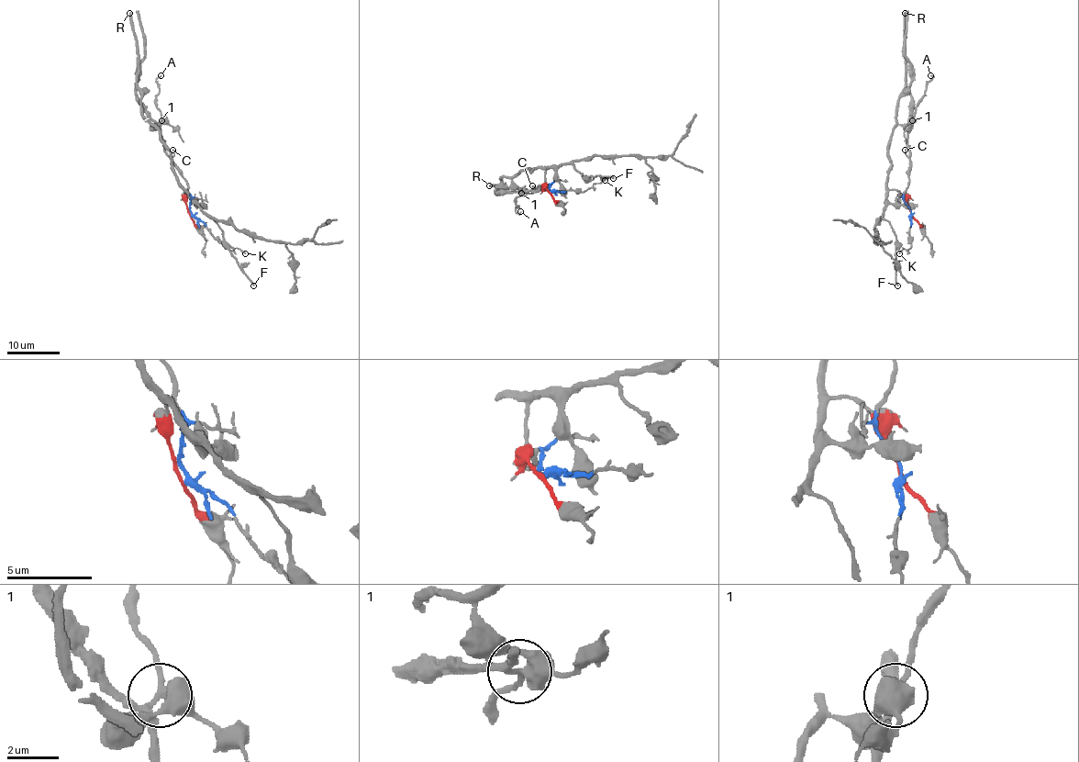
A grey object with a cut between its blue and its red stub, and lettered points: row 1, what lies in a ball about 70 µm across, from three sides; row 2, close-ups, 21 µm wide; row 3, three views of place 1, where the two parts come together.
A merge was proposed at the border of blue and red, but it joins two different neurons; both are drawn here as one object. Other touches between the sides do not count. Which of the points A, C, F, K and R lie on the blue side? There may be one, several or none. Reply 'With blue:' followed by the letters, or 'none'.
With blue: A, C, K

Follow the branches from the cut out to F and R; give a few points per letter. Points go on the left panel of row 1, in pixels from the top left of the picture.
F: (189, 212), (185, 190), (217, 224), (223, 245), (253, 285)
R: (189, 212), (185, 190), (173, 169), (168, 146), (160, 132), (143, 115), (138, 84), (138, 41), (129, 12)

